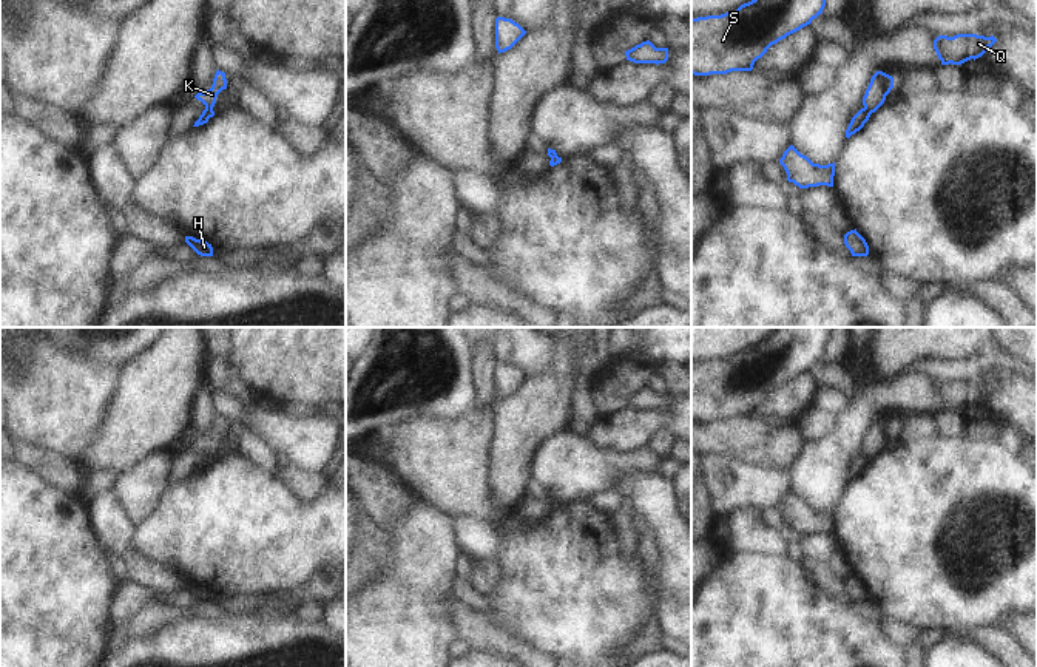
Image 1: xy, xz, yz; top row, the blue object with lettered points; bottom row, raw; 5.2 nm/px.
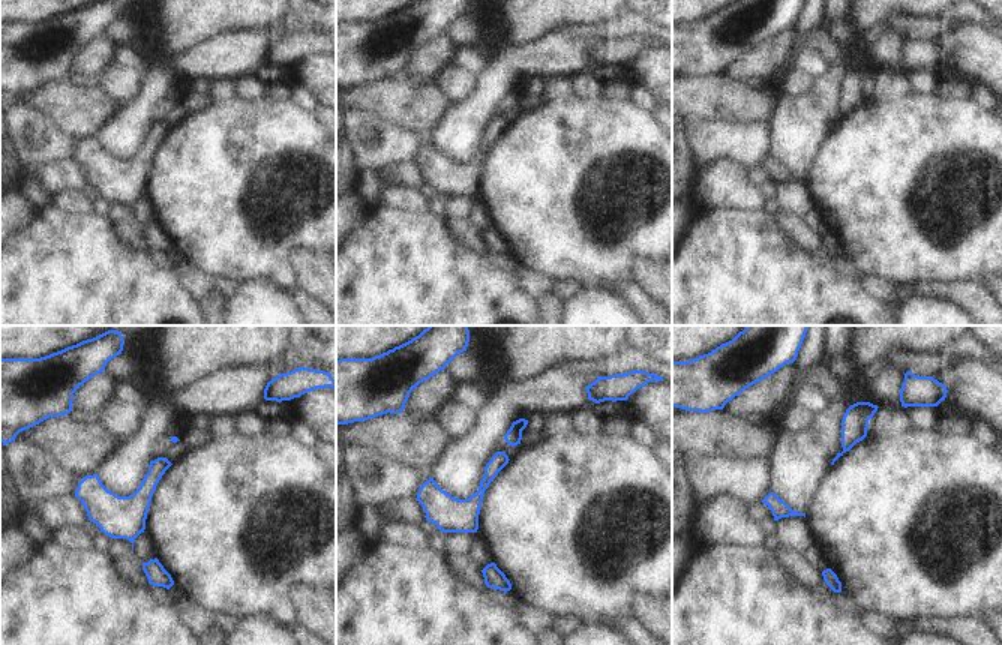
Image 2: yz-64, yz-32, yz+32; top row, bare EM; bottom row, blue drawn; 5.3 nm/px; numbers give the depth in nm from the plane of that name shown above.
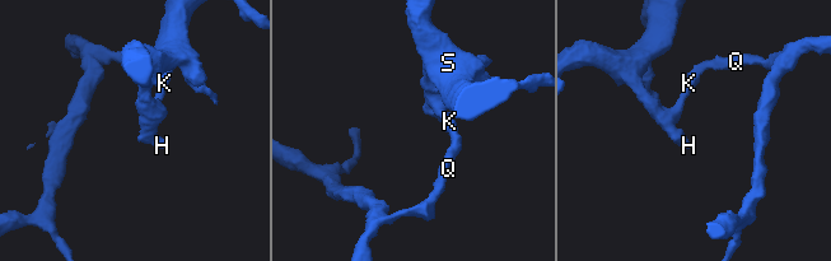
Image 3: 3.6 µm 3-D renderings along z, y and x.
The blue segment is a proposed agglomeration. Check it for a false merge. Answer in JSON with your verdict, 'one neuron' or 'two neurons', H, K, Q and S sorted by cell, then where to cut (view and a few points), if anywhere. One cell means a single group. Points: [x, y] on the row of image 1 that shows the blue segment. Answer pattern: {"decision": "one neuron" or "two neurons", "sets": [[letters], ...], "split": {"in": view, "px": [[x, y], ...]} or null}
{"decision": "two neurons", "sets": [["H", "S"], ["K", "Q"]], "split": {"in": "xy", "px": [[206, 108], [212, 111]]}}

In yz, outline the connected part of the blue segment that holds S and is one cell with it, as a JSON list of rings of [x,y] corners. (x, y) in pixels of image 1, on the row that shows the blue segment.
[[[752,0],[733,12],[691,19],[691,74],[752,71],[767,49],[812,23],[826,0]]]

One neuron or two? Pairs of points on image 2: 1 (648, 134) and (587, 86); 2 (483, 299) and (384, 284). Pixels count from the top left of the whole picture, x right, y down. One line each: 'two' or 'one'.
1: two
2: one

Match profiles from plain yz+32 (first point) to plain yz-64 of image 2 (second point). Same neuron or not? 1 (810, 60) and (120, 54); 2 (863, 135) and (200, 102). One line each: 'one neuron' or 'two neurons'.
1: one neuron
2: two neurons

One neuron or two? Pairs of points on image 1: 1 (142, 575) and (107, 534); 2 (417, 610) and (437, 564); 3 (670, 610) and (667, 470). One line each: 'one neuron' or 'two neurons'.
1: one neuron
2: one neuron
3: two neurons

